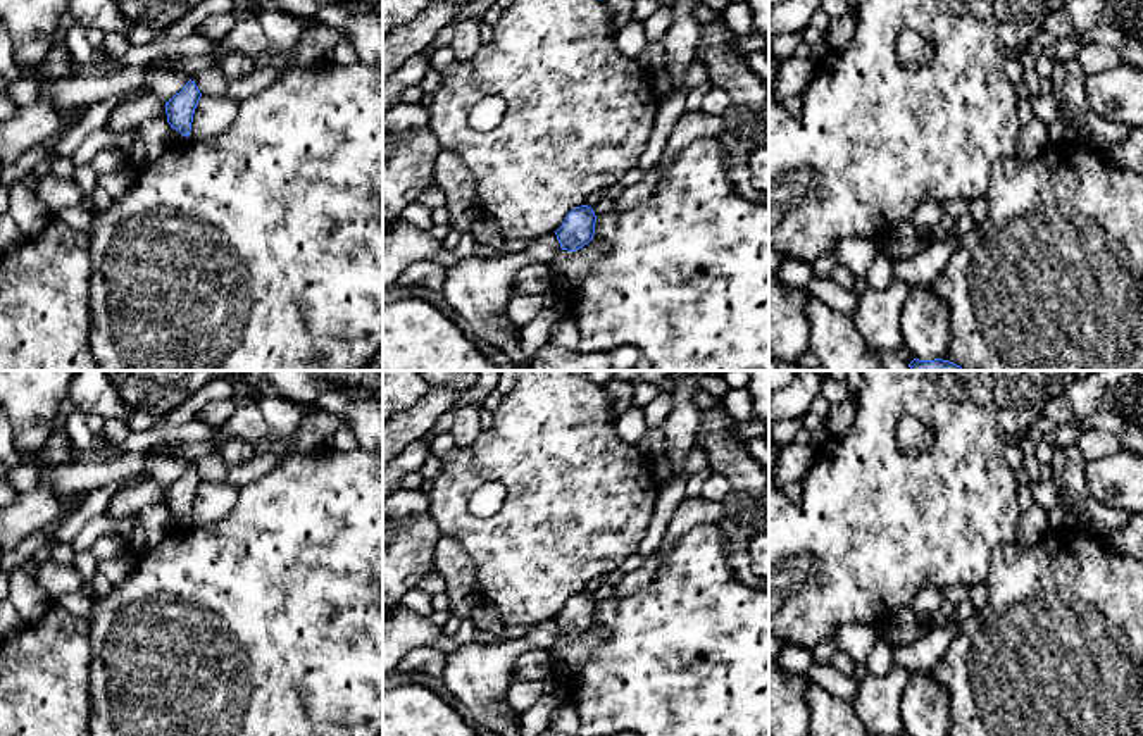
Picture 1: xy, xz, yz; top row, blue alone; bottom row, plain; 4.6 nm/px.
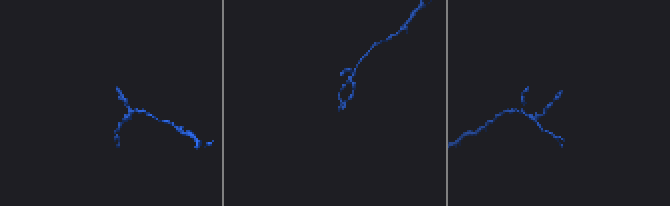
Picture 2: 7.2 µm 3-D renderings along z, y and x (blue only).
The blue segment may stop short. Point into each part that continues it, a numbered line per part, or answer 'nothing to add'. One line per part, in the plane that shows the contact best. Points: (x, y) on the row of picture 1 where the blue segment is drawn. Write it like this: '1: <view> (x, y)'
nothing to add

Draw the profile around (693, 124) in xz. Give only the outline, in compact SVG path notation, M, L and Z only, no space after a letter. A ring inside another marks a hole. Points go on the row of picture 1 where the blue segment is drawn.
M684 112L683 117L672 128L667 143L664 147L662 157L657 164L657 172L660 179L667 178L678 153L693 143L700 136L719 136L728 131L726 117L712 117L696 112Z

